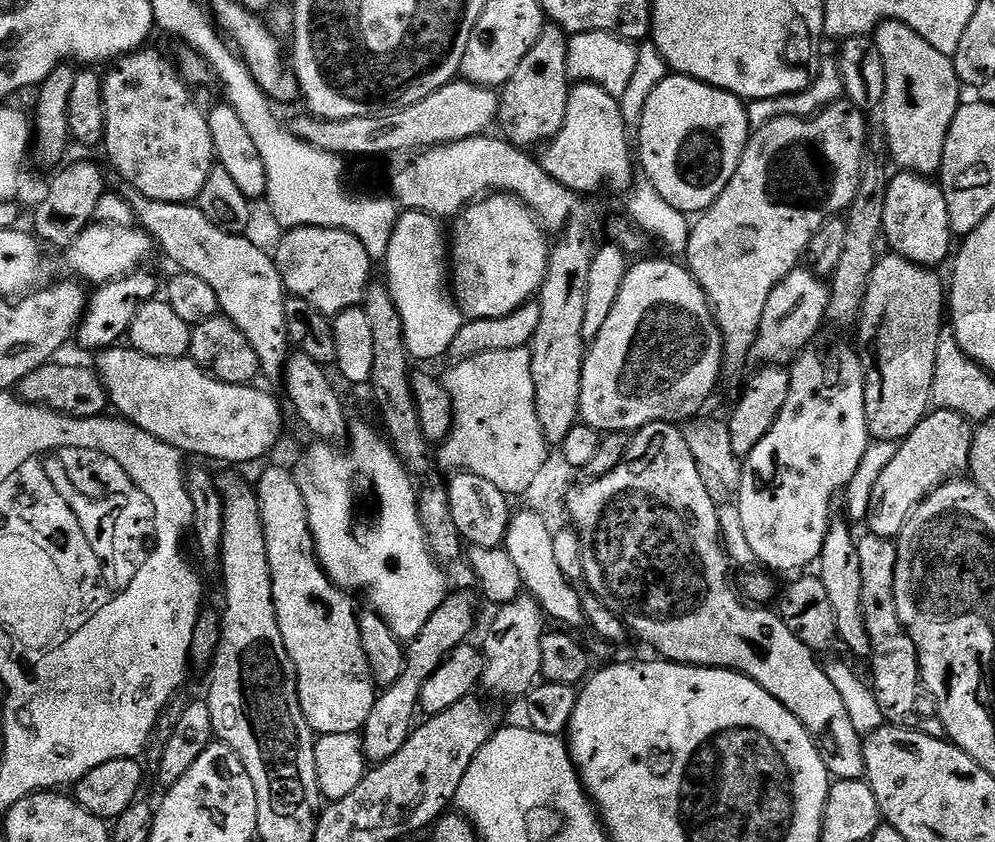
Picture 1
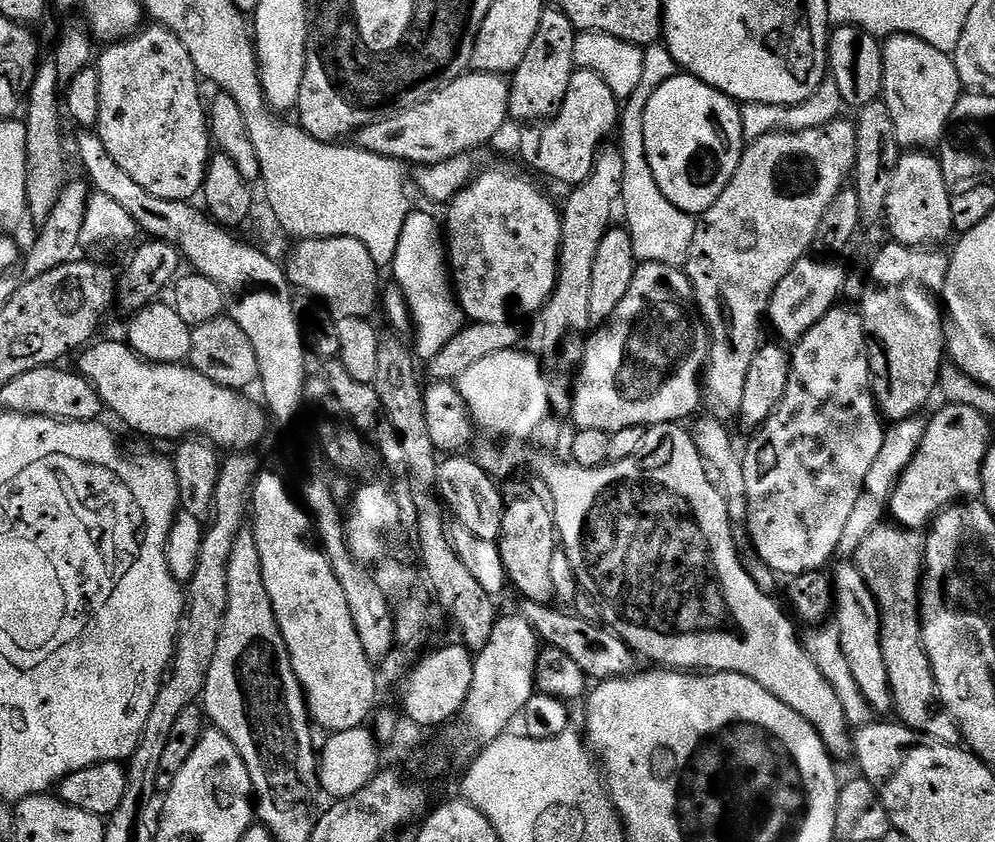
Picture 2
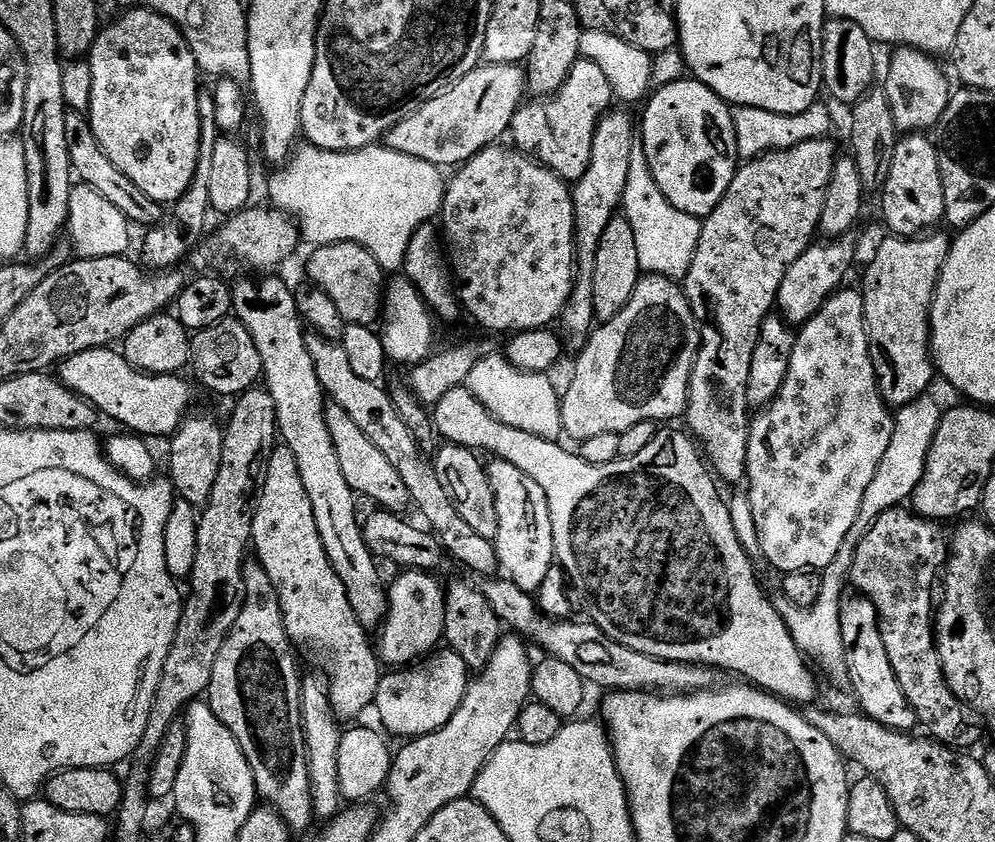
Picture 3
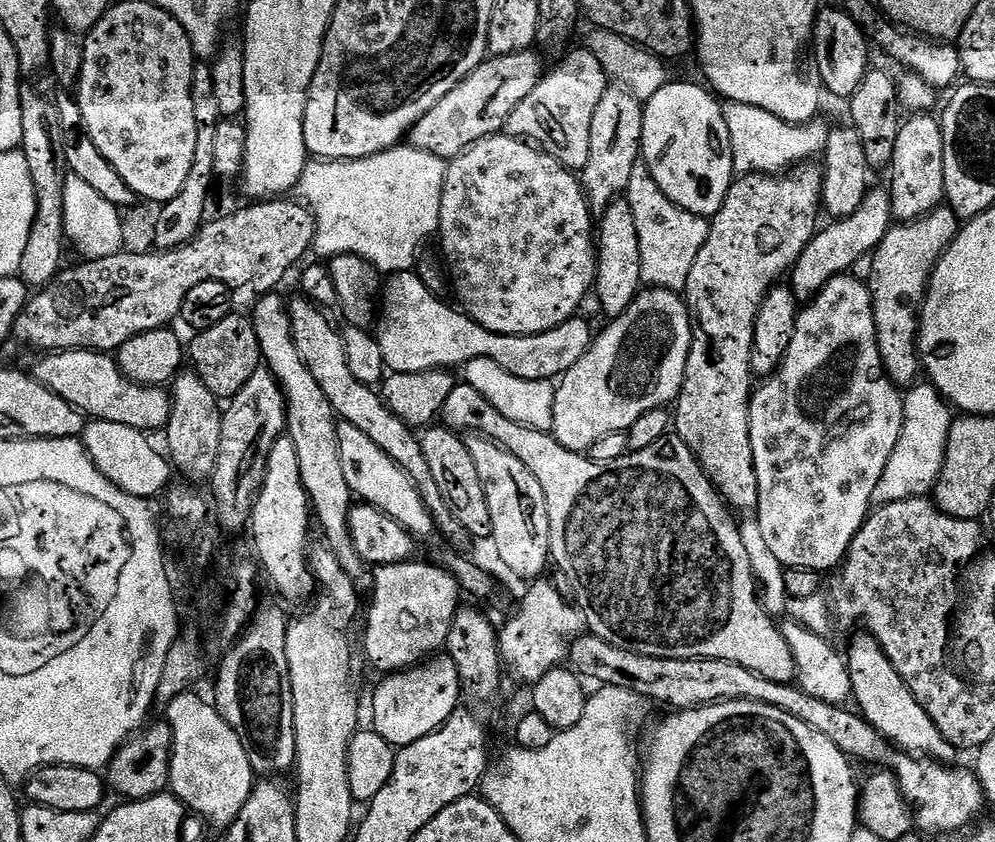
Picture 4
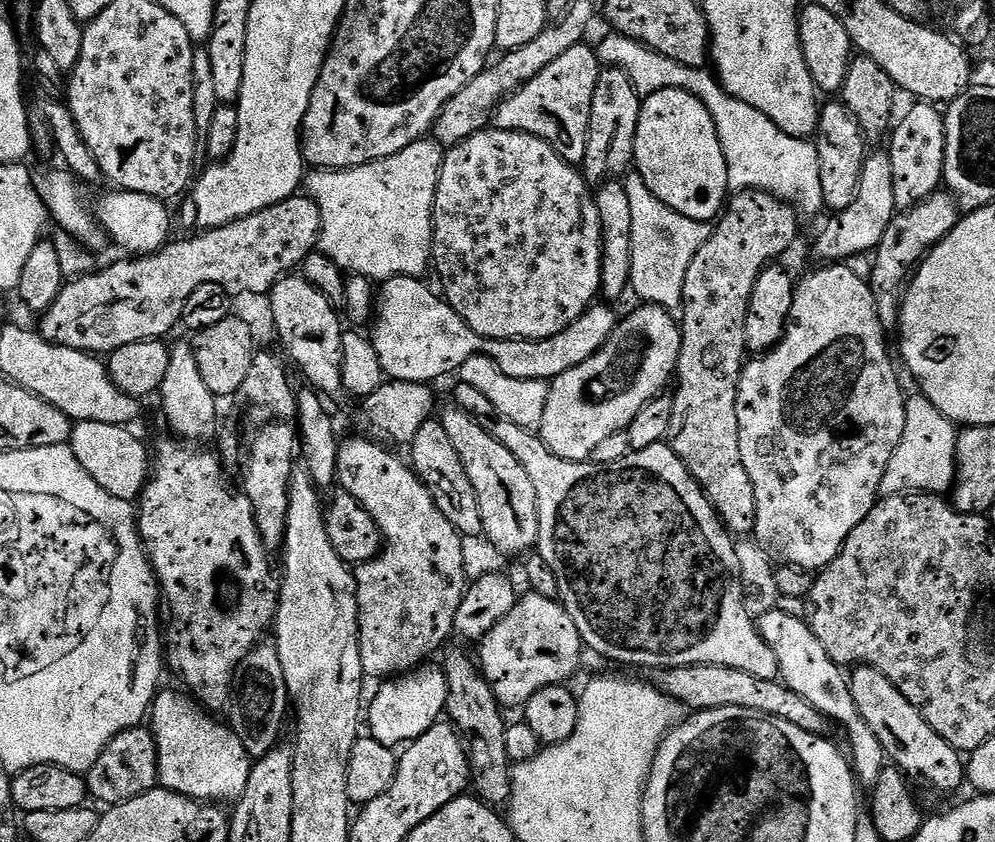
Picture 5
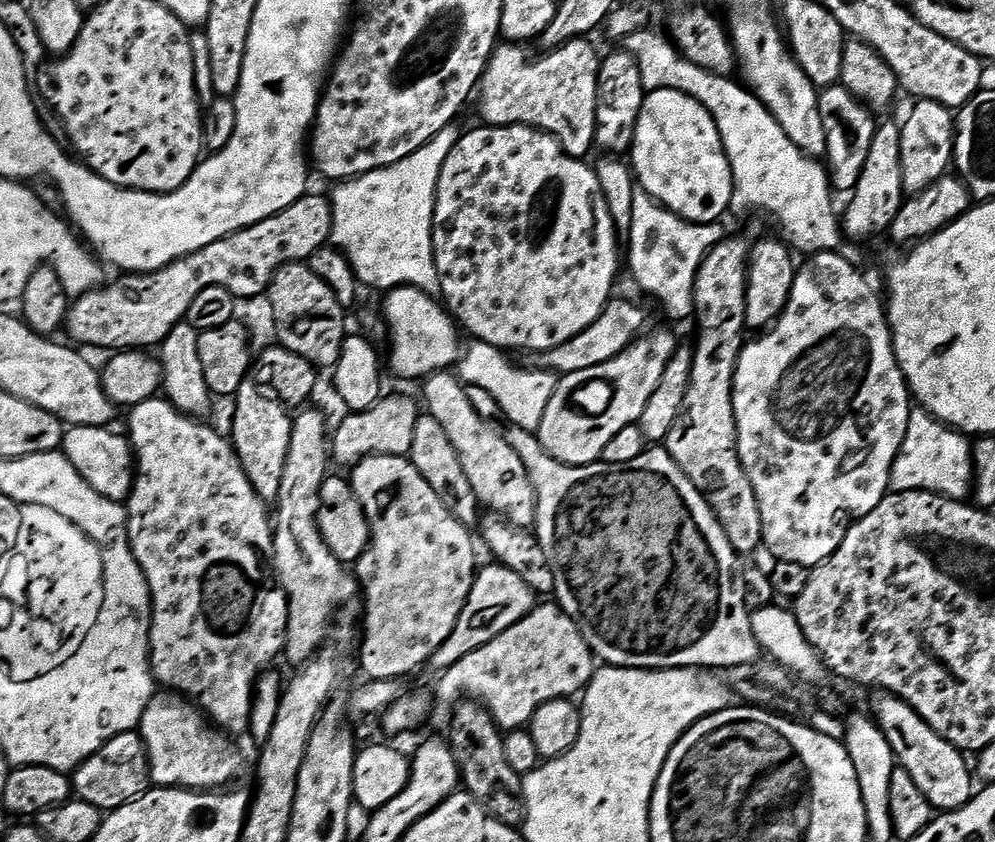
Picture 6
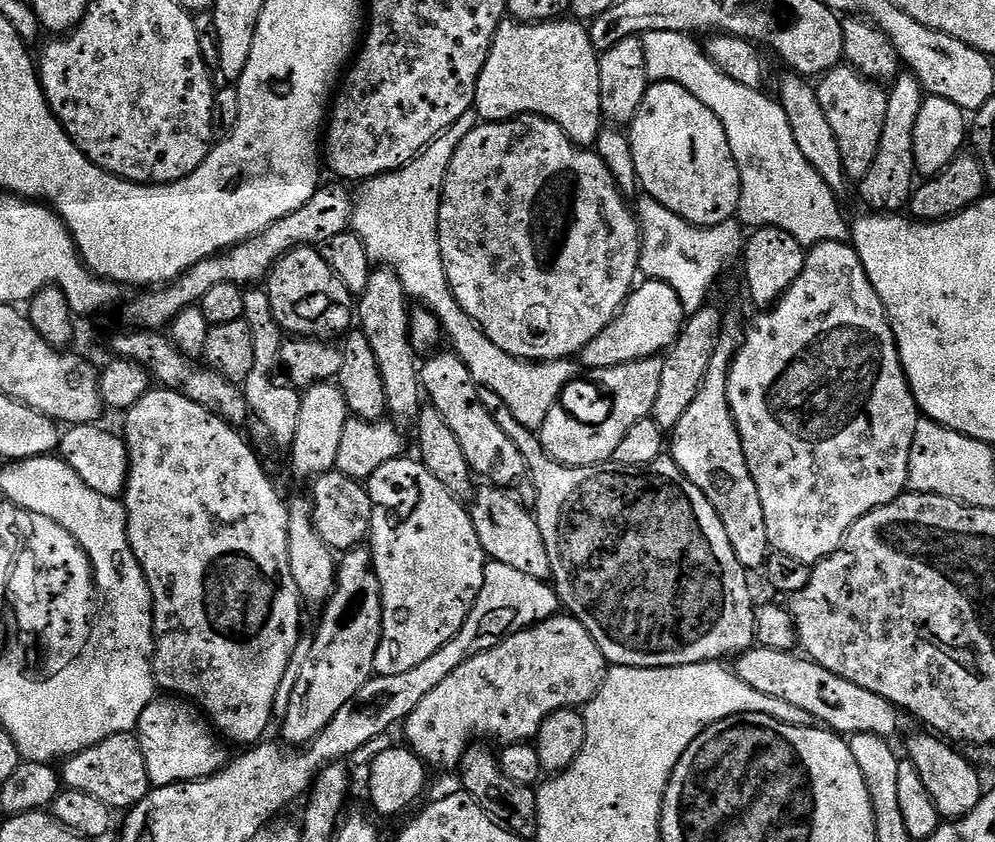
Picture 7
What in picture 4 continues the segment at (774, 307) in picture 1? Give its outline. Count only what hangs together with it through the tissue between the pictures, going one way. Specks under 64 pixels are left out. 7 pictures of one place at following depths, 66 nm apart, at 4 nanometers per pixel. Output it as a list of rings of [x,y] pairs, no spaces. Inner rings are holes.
[[[869,187],[866,198],[854,214],[850,214],[841,220],[832,220],[829,228],[817,231],[812,241],[802,250],[798,262],[790,273],[790,287],[797,301],[807,302],[814,299],[836,276],[843,276],[853,271],[852,267],[860,259],[871,257],[876,248],[882,242],[882,238],[892,227],[892,197],[889,189]]]

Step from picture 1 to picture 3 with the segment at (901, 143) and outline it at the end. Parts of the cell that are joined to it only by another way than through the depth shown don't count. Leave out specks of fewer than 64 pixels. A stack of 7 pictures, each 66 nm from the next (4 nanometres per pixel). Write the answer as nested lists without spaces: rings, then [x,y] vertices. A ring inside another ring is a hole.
[[[900,46],[895,49],[892,61],[888,64],[888,77],[882,90],[888,95],[890,110],[894,110],[897,129],[904,134],[924,134],[939,125],[942,114],[952,98],[953,89],[948,88],[944,72],[935,64],[929,53],[918,48]]]

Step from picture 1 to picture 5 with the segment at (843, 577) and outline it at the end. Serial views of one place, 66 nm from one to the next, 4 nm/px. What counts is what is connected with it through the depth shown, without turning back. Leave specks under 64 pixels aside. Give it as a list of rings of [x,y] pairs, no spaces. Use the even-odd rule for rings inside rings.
[[[856,666],[850,672],[854,702],[870,730],[884,748],[887,759],[909,777],[921,776],[932,788],[940,792],[952,792],[965,787],[966,764],[961,753],[929,726],[919,710],[877,668]]]

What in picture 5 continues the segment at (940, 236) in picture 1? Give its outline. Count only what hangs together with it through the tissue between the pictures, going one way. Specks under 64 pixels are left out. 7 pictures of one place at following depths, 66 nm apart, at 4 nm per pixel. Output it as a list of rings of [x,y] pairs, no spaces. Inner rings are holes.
[[[916,102],[912,109],[895,121],[886,144],[894,166],[894,202],[897,209],[907,210],[930,198],[941,187],[946,158],[944,112],[931,102]]]

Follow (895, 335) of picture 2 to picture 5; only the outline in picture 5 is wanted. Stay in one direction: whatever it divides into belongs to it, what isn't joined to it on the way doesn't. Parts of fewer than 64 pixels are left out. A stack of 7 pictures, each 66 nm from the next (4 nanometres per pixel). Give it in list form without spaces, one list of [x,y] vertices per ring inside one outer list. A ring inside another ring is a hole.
[[[938,190],[914,208],[897,211],[890,226],[882,234],[882,242],[875,250],[870,283],[880,321],[892,330],[900,323],[900,305],[915,271],[932,249],[937,248],[958,226],[962,219],[960,201],[947,190]]]

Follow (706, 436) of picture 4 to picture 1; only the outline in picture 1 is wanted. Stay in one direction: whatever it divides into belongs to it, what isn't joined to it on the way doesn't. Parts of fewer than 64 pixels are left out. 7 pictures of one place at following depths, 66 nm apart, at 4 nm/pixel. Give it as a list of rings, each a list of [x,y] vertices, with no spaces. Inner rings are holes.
[[[837,102],[820,109],[814,116],[779,116],[766,126],[755,129],[748,137],[748,144],[744,147],[742,158],[738,162],[738,170],[734,170],[734,178],[726,182],[726,190],[718,194],[718,198],[711,204],[705,212],[699,213],[695,217],[688,234],[688,251],[686,253],[686,267],[697,282],[702,286],[702,290],[712,303],[712,312],[716,315],[716,325],[720,327],[720,332],[724,335],[724,367],[723,371],[740,372],[744,368],[744,363],[749,363],[752,346],[756,341],[758,326],[762,322],[762,310],[766,310],[766,298],[805,259],[810,238],[822,230],[822,226],[827,220],[839,217],[847,213],[848,207],[854,202],[854,194],[858,194],[860,185],[860,175],[864,172],[866,163],[866,153],[870,148],[870,131],[868,124],[864,121],[865,113],[861,109],[847,102]]]

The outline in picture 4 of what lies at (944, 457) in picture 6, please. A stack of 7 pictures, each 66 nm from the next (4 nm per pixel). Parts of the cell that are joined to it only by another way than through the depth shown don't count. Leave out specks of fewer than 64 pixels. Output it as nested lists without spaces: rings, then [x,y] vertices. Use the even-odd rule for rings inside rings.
[[[920,382],[909,387],[903,393],[902,399],[904,402],[902,432],[898,438],[898,444],[894,446],[894,452],[890,454],[890,460],[886,462],[886,468],[882,470],[882,478],[878,478],[878,486],[874,486],[872,503],[876,506],[898,502],[899,500],[927,497],[935,489],[936,480],[940,476],[940,471],[944,465],[948,430],[954,419],[954,412],[948,401],[941,396],[939,390],[930,382]]]

